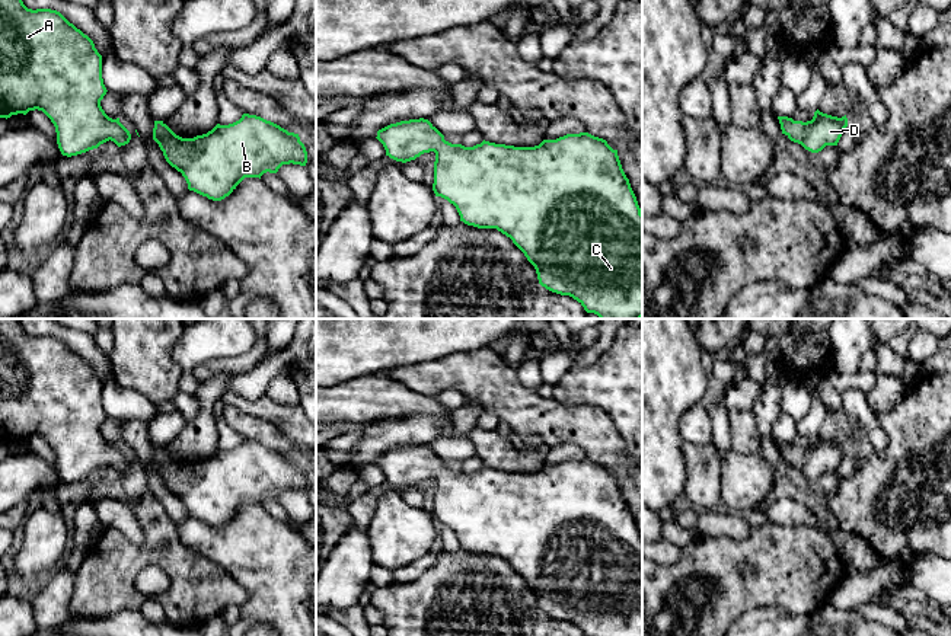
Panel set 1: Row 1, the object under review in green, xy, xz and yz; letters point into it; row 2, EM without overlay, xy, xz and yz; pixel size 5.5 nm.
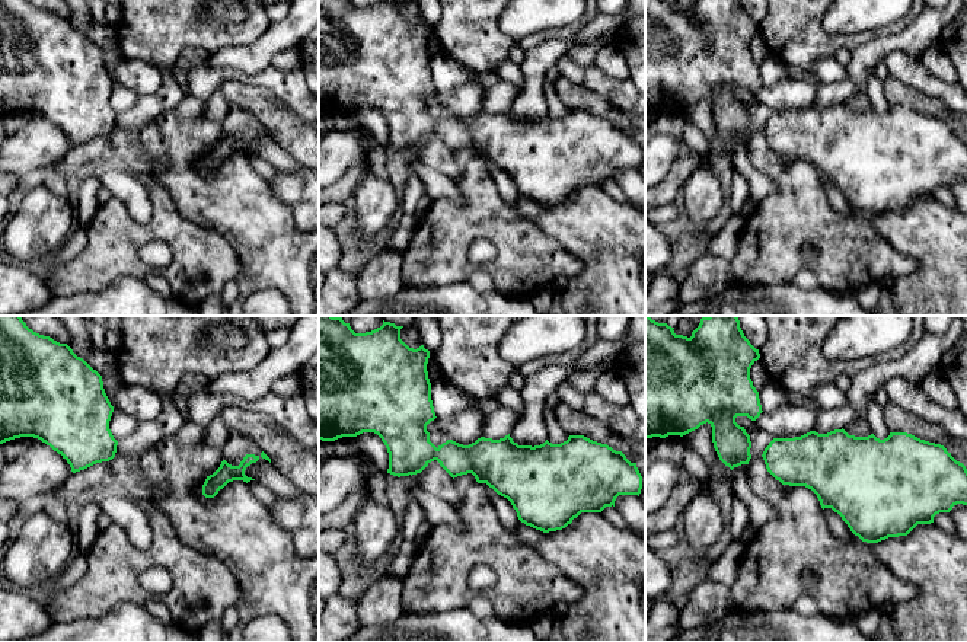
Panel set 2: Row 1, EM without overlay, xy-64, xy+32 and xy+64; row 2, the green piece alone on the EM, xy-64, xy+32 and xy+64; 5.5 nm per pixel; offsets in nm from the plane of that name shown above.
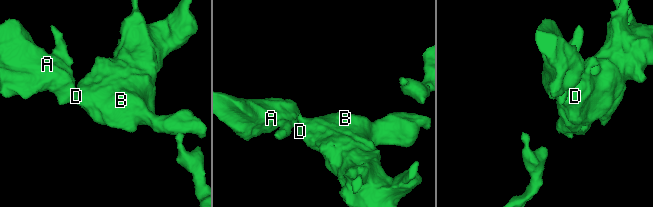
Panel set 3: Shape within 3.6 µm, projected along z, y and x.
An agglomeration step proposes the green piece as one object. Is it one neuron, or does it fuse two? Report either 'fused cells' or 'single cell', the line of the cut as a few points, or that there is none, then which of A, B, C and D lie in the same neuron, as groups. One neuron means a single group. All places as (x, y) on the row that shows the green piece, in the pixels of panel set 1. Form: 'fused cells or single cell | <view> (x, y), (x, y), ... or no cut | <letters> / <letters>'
single cell | no cut | A B C D

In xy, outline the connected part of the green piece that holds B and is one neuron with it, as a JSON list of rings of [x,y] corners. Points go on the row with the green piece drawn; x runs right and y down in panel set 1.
[[[249,114],[194,138],[182,138],[163,121],[154,121],[153,140],[166,162],[182,173],[188,189],[213,201],[229,196],[245,178],[261,179],[283,164],[307,163],[299,134]]]

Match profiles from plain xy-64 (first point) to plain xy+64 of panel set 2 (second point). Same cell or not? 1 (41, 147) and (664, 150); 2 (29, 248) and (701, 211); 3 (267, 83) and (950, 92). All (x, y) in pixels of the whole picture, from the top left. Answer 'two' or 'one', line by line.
1: one
2: one
3: one

